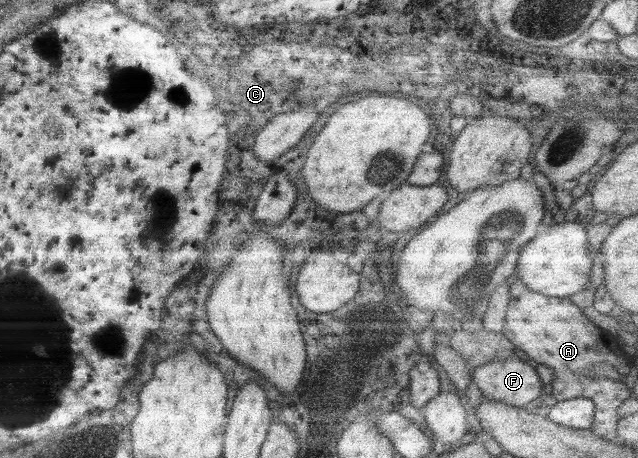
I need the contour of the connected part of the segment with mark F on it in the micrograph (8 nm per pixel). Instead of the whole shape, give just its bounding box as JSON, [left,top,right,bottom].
[470,356,543,408]

